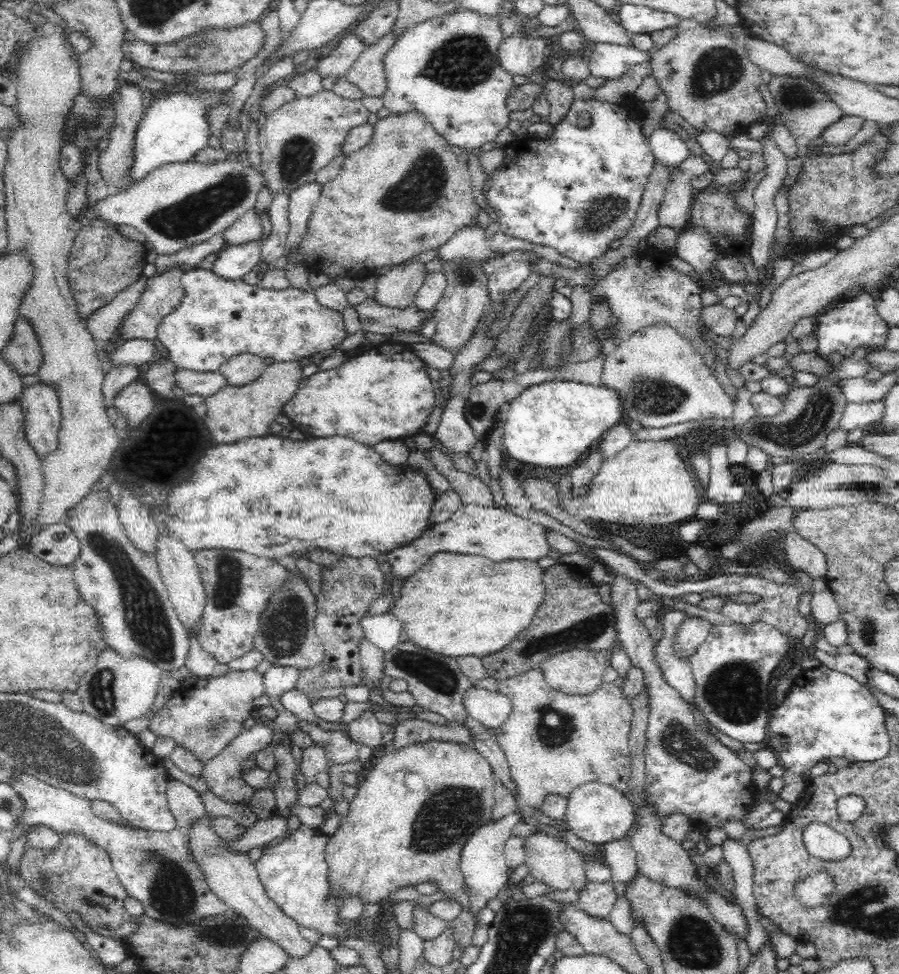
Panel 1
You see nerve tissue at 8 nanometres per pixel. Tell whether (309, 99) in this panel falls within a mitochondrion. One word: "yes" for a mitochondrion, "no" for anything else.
no

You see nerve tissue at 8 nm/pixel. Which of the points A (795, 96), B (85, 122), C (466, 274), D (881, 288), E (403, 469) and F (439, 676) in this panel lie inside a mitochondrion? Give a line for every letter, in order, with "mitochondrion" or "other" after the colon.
A: mitochondrion
B: mitochondrion
C: mitochondrion
D: other
E: other
F: mitochondrion

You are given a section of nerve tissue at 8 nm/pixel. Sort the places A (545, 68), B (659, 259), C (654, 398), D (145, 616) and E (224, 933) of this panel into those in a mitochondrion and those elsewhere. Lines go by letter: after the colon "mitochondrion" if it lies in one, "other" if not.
A: other
B: other
C: mitochondrion
D: mitochondrion
E: mitochondrion

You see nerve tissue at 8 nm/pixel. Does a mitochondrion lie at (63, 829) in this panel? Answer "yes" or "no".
no

